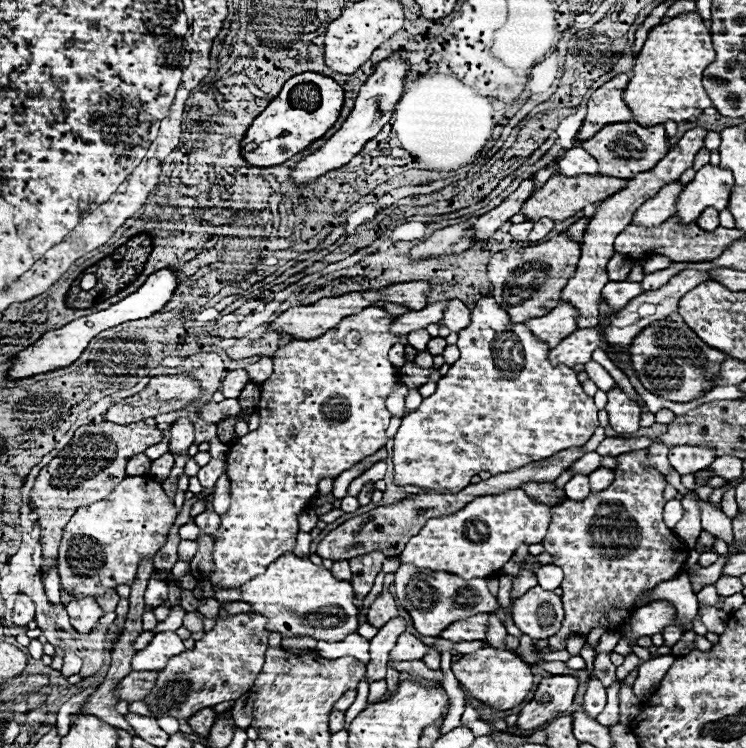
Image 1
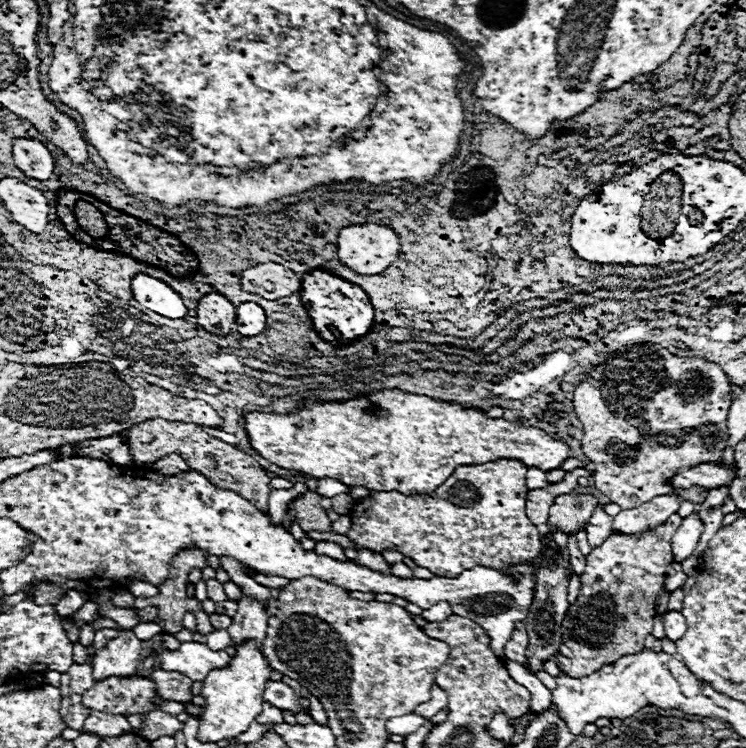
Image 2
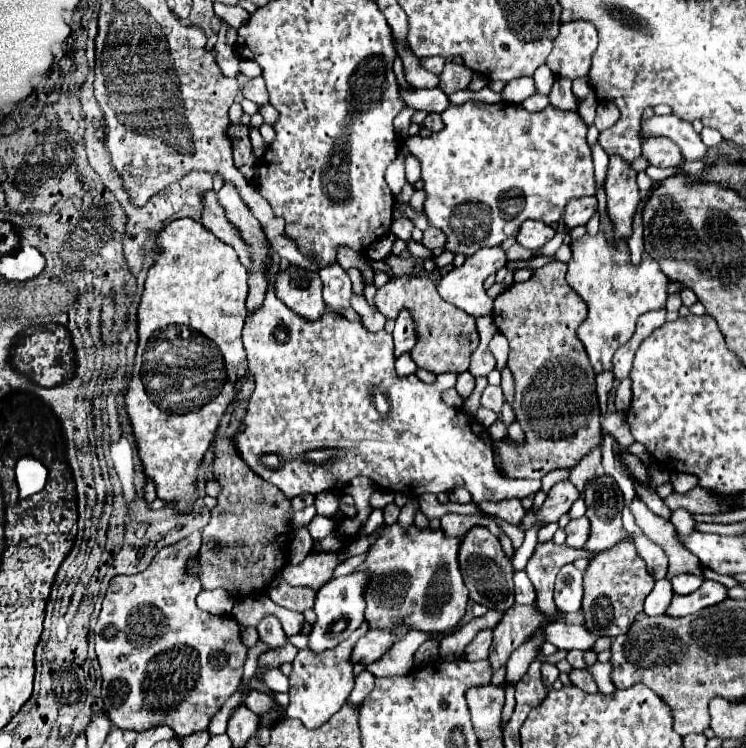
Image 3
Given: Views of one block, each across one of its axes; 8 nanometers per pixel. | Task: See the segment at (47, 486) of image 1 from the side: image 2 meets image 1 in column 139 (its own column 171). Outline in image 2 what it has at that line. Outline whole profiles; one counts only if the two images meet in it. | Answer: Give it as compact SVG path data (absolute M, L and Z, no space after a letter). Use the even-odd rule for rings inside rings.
M154 418L148 422L140 422L136 426L130 426L128 430L122 430L120 436L128 444L128 450L134 462L138 466L146 466L152 462L162 460L168 454L180 454L190 470L200 470L208 478L208 482L216 486L224 486L228 490L236 490L242 498L248 498L254 506L260 506L264 512L268 512L268 496L270 496L270 476L266 470L248 454L242 450L206 434L198 424L182 424L182 422L168 422L162 418Z

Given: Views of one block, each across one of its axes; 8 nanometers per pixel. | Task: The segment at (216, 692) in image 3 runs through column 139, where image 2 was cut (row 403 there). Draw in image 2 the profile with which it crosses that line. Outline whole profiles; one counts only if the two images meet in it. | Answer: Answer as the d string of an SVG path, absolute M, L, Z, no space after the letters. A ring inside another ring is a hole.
M656 344L622 346L610 354L606 362L598 364L574 390L574 410L584 426L582 450L594 464L596 488L622 508L640 506L662 494L678 494L682 500L702 504L708 494L706 490L696 486L690 490L672 490L666 480L680 468L720 460L728 440L726 416L730 404L730 380L720 366L702 358L672 356L666 348ZM660 436L674 436L678 440L660 440Z

